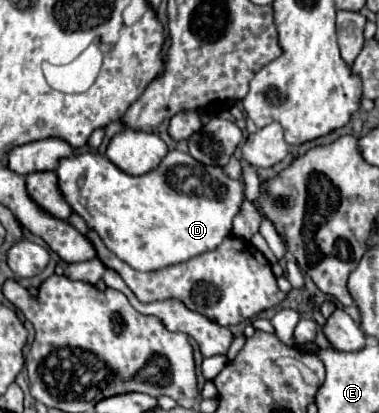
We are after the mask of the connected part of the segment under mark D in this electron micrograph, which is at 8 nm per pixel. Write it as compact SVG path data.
M168 151L158 169L140 177L120 171L114 163L98 153L84 153L62 159L56 175L60 191L70 207L86 219L90 229L98 231L104 245L112 253L138 271L164 269L214 251L224 241L224 237L232 233L232 219L242 211L244 201L244 181L230 179L222 167L200 165L182 151Z

